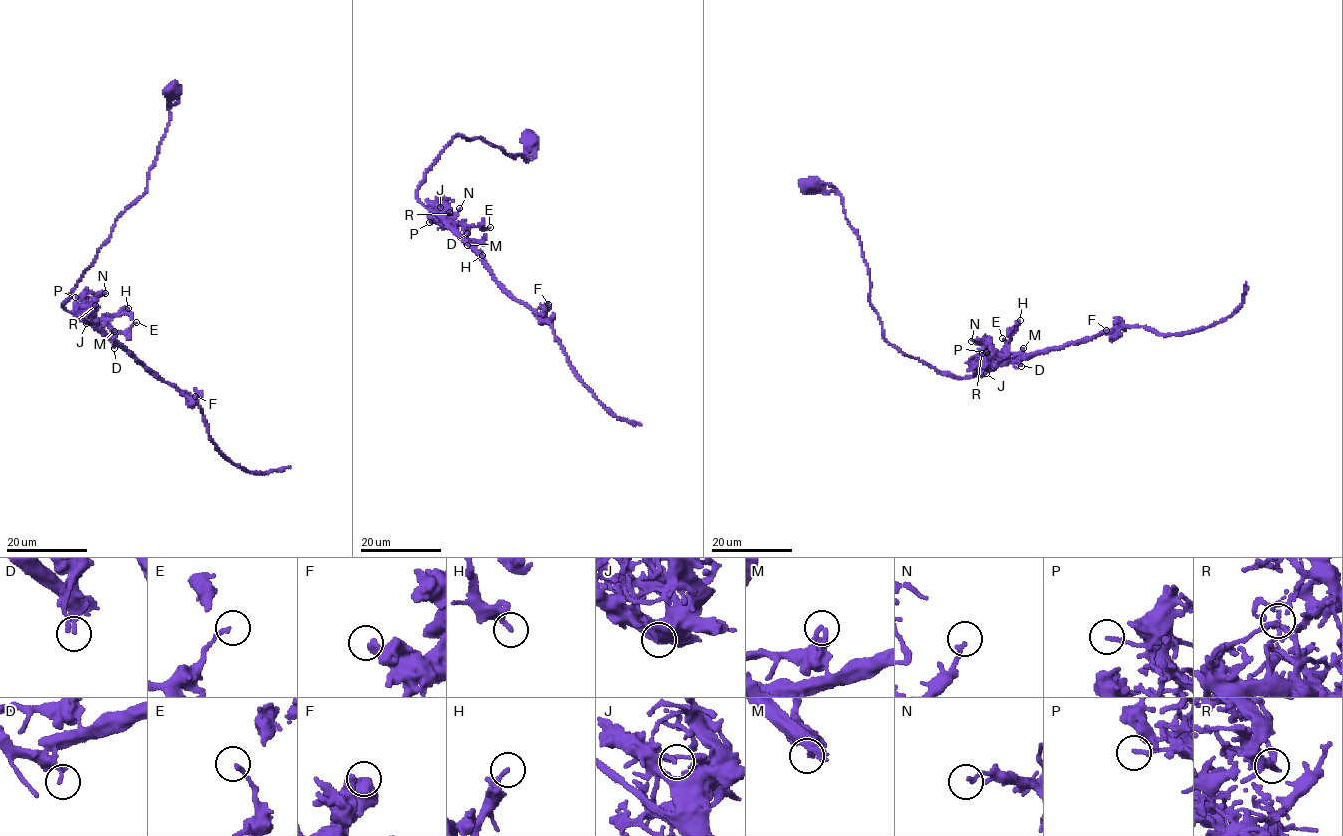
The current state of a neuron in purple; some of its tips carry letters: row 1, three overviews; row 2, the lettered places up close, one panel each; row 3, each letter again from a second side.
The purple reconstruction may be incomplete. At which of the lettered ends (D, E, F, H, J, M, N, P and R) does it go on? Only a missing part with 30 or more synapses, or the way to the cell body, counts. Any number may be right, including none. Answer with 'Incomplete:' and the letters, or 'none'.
Incomplete: none

